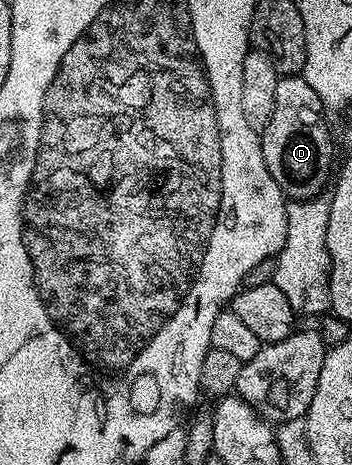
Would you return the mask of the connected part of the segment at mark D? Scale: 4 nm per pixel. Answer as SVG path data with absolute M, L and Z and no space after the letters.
M281 76L277 79L277 87L275 88L275 108L271 112L271 116L267 120L265 129L260 131L259 137L261 139L261 151L263 152L263 160L267 164L267 172L271 172L271 176L275 180L275 184L279 184L281 193L285 195L289 200L308 200L310 198L316 198L322 193L321 190L330 181L331 175L335 170L335 162L333 166L333 138L329 135L329 126L321 119L323 107L319 96L315 96L315 88L311 88L311 84L307 84L307 80L303 76Z

